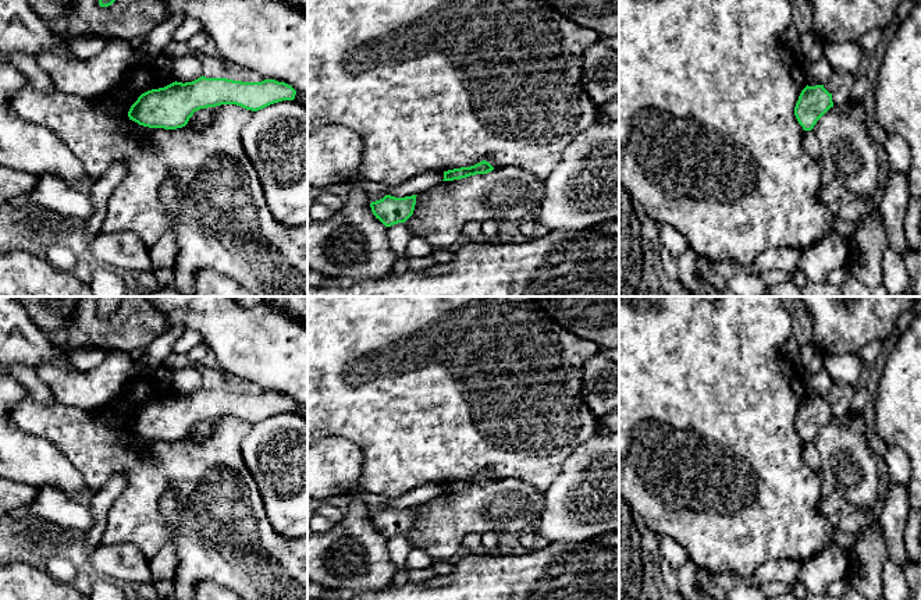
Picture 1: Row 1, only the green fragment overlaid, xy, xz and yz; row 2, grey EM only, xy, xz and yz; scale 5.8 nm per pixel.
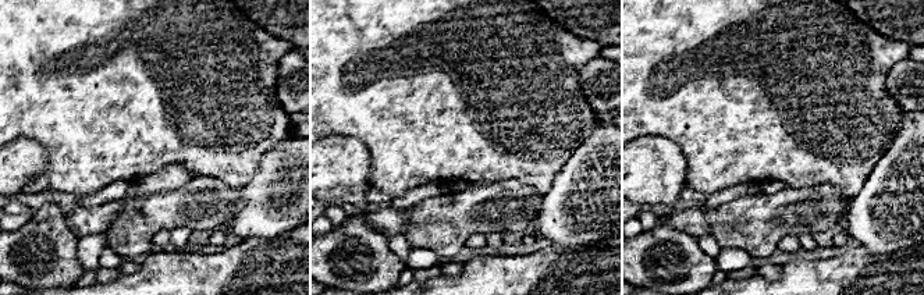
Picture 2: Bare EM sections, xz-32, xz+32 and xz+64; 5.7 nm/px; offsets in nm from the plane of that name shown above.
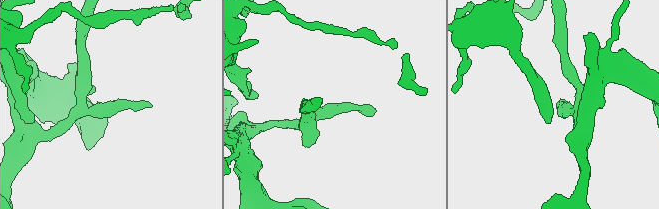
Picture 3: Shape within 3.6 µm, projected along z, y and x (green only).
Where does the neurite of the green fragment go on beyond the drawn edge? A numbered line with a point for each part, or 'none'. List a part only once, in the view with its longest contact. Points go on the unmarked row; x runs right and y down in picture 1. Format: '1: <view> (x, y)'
none

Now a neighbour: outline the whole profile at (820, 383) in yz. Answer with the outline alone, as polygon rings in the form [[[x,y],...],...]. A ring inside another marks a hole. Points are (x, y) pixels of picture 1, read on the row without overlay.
[[[824,368],[814,374],[803,373],[803,376],[804,376],[808,398],[824,397],[835,384],[831,374]]]

